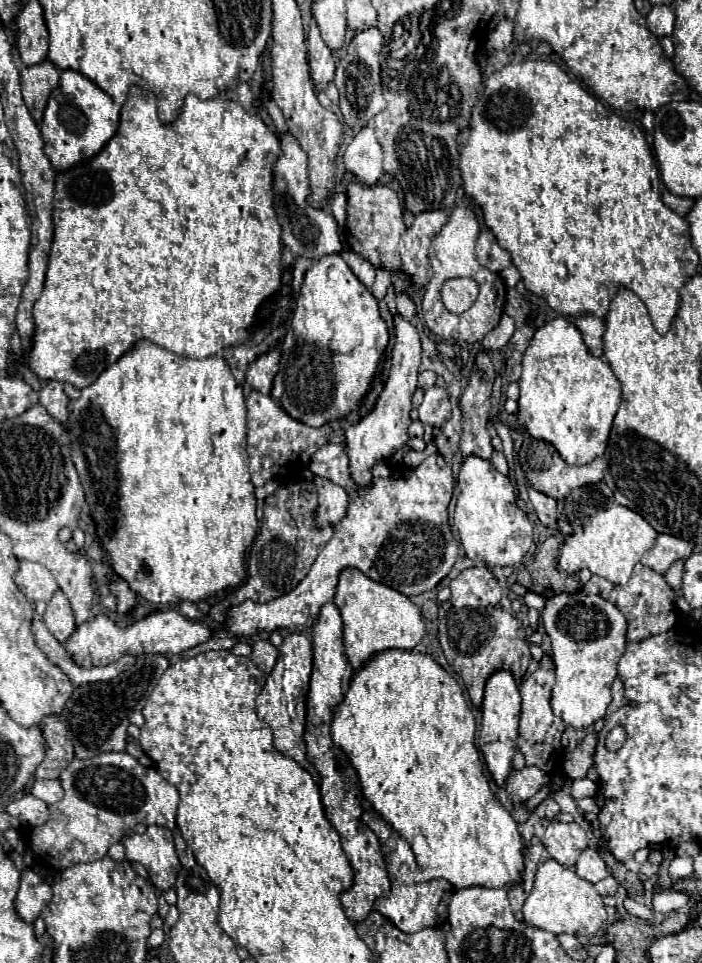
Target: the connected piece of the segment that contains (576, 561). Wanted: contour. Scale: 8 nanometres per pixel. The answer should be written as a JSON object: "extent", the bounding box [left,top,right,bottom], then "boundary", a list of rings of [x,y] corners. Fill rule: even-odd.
{"extent":[557,505,657,585],"boundary":[[[623,505],[601,509],[597,511],[597,515],[593,515],[593,511],[595,509],[565,509],[564,506],[561,519],[557,521],[558,530],[564,538],[563,549],[559,553],[559,567],[565,573],[579,573],[581,569],[589,569],[593,575],[599,575],[615,585],[625,585],[635,563],[639,563],[643,553],[655,543],[657,531],[639,513]],[[565,520],[573,529],[571,536],[570,526],[565,526]]]}

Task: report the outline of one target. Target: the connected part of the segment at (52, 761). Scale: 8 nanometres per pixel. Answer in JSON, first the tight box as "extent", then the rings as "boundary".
{"extent":[35,715,73,779],"boundary":[[[57,715],[47,717],[41,725],[45,737],[45,759],[35,771],[37,779],[59,779],[59,773],[73,761],[73,743]]]}

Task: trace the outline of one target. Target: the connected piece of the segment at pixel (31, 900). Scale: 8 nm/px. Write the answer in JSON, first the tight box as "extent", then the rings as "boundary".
{"extent":[15,869,51,923],"boundary":[[[33,869],[21,873],[21,887],[15,899],[15,909],[23,921],[33,923],[41,909],[51,901],[51,885],[45,877],[37,875]]]}

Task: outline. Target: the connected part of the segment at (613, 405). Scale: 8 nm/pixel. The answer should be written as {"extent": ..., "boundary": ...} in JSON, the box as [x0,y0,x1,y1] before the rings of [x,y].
{"extent":[517,317,621,465],"boundary":[[[557,317],[535,331],[523,355],[523,373],[519,381],[519,401],[517,401],[519,403],[517,419],[531,437],[551,443],[567,465],[591,463],[595,457],[603,455],[607,447],[609,431],[619,401],[621,401],[621,385],[617,377],[603,359],[597,359],[587,351],[581,333],[573,323],[569,323],[563,317]]]}

